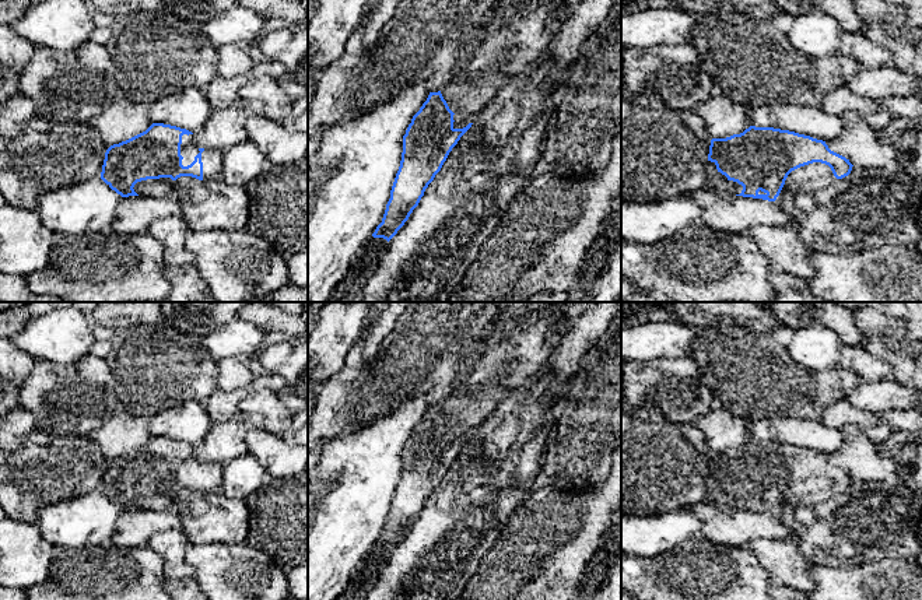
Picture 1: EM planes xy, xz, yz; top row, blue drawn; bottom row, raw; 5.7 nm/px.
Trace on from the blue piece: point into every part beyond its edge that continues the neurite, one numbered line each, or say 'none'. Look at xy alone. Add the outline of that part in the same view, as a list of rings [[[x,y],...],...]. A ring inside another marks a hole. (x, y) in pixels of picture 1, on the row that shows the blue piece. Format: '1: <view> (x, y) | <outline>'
1: xy (188, 150) | [[[183,134],[180,144],[180,155],[183,157],[182,165],[187,166],[194,161],[194,157],[199,154],[199,147],[194,145],[193,134]]]

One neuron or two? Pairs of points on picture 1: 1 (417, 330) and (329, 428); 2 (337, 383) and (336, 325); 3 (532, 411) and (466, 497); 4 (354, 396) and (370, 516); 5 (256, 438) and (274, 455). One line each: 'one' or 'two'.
1: one
2: two
3: one
4: two
5: one

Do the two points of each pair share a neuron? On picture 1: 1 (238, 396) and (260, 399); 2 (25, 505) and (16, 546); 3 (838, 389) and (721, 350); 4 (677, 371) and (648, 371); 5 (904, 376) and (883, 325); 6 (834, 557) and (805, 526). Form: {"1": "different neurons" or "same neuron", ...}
{"1": "different neurons", "2": "different neurons", "3": "same neuron", "4": "same neuron", "5": "same neuron", "6": "same neuron"}

